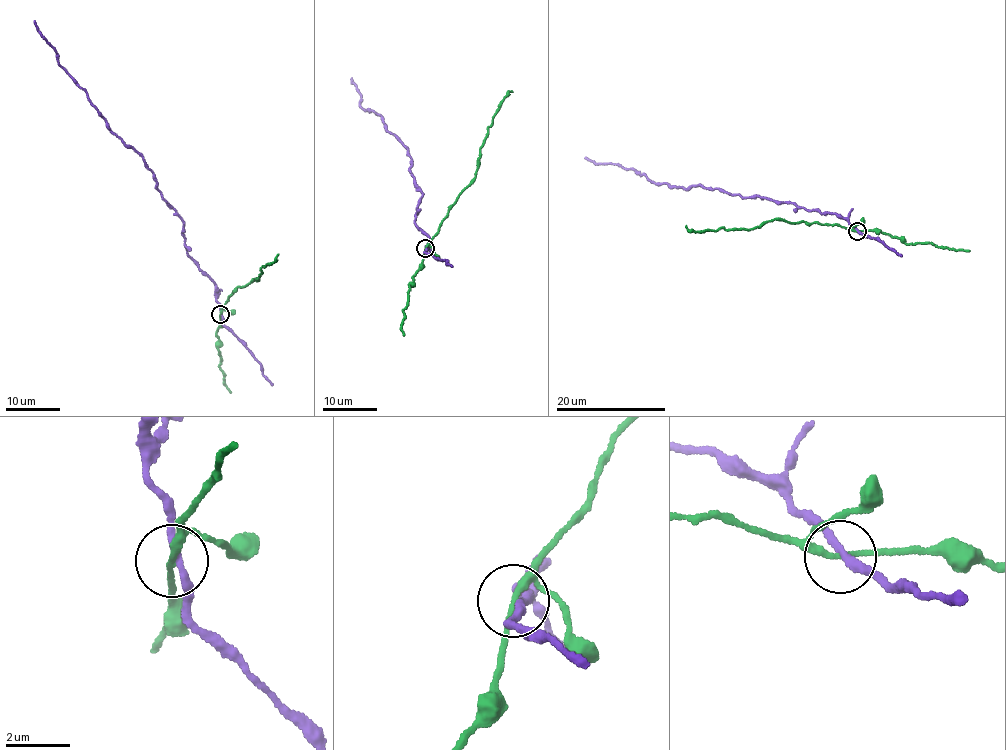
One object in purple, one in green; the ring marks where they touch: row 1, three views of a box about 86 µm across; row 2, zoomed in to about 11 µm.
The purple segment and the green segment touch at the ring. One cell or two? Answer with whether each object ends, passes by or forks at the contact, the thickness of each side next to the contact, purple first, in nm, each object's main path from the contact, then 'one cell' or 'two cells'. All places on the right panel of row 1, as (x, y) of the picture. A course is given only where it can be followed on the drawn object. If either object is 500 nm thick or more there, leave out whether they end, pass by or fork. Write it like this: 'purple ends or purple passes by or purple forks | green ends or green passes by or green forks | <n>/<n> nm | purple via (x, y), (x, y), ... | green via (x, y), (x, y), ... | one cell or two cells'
purple passes by | green passes by | 220/190 nm | purple via (856, 231), (835, 214), (718, 189), (656, 183), (621, 165), (585, 157) | green via (857, 231), (835, 225), (776, 219), (747, 229), (721, 228), (698, 232), (688, 230), (686, 225) | two cells

